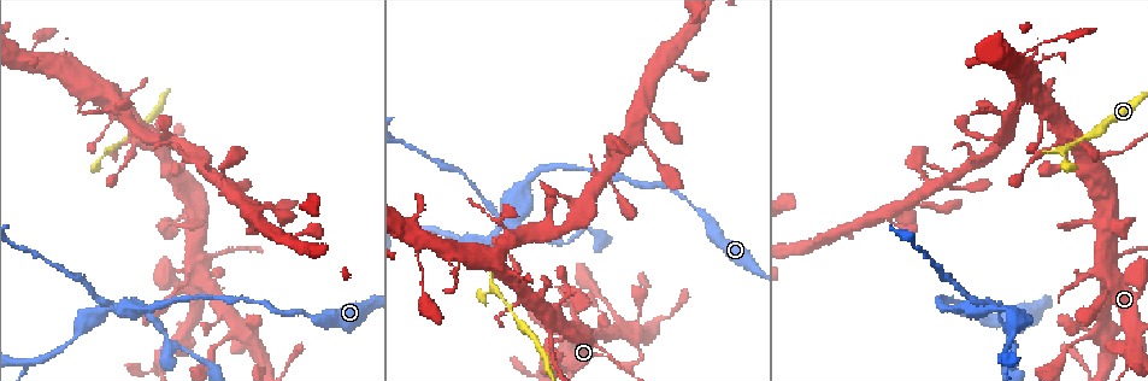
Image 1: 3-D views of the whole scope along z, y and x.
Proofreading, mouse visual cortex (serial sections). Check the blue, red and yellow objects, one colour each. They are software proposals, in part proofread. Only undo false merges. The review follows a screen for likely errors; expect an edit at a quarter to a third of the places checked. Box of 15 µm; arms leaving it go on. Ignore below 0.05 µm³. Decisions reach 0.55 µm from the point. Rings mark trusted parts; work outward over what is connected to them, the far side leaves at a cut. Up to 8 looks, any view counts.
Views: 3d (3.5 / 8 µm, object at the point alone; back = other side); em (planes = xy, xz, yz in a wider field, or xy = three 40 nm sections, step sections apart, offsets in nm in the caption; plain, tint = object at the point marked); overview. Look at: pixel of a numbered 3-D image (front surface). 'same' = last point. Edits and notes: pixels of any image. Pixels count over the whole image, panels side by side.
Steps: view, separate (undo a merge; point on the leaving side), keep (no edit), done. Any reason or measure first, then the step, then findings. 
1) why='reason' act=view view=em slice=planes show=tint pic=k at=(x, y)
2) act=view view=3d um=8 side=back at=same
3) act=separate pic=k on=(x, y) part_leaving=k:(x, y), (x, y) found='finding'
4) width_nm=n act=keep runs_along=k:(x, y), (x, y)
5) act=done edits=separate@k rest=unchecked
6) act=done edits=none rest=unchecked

act=view view=3d um=8 pic=1 at=(237, 320)

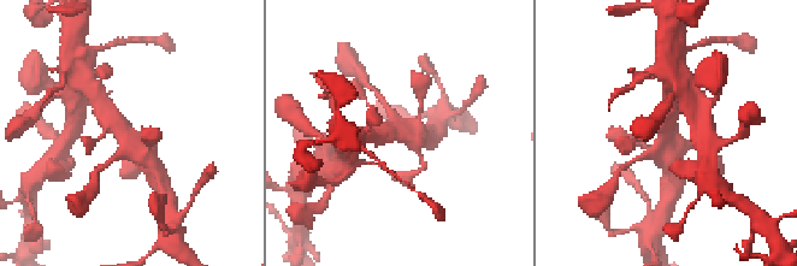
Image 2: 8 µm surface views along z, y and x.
why='closer look' act=view view=3d um=3.5 pic=2 at=(668, 132)

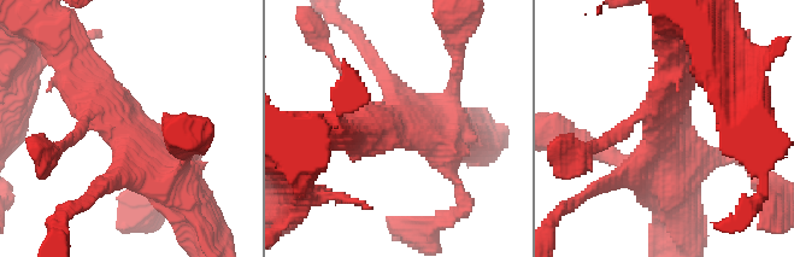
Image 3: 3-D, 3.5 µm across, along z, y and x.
act=keep runs_along=3:(81, 66), (181, 193) found='one cell here'

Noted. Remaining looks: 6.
why='small branch off a trunk' act=view view=3d um=3.5 pic=1 at=(1116, 254)

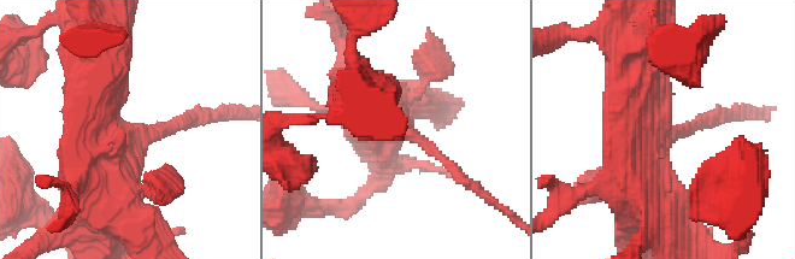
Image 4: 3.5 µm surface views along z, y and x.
arms=3 arm_widths_nm=150,500,600 why='now the EM' act=view view=em slice=xy step=1 show=tint pic=4 at=(133, 137)

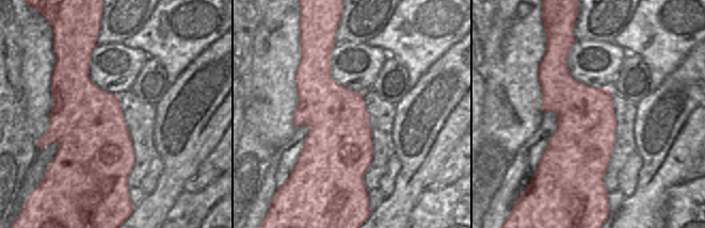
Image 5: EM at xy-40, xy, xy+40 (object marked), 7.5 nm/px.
width_nm=480 act=keep runs_along=4:(106, 205), (110, 157), (194, 116) found='all the same cell'

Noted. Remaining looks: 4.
why='sharp bend' act=view view=3d um=3.5 pic=1 at=(162, 227)

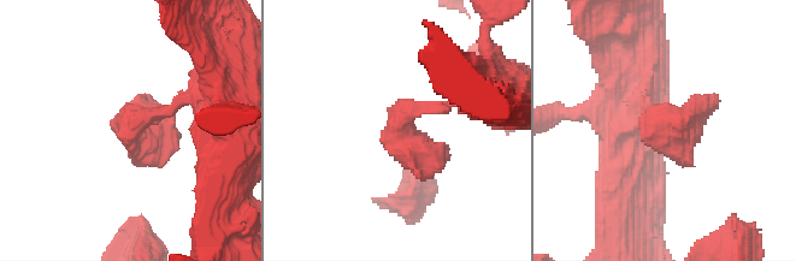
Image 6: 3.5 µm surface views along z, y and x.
act=view view=em slice=xy step=1 show=tint pic=6 at=(403, 135)

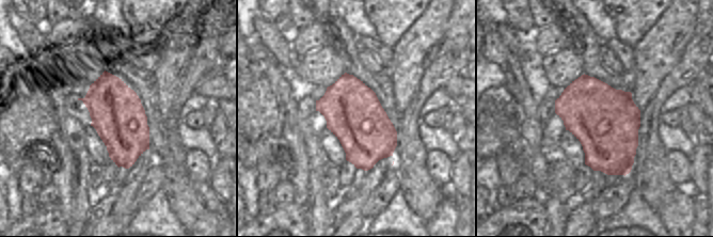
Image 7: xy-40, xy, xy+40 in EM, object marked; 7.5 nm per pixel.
act=view view=em slice=xy step=2 show=tint at=same

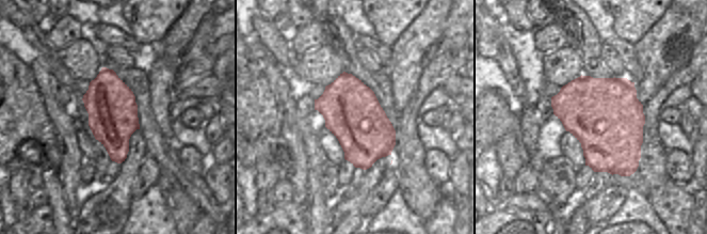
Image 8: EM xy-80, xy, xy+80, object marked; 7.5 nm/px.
act=keep found='one cell here'

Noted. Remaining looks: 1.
act=done edits=none rest=unchecked

